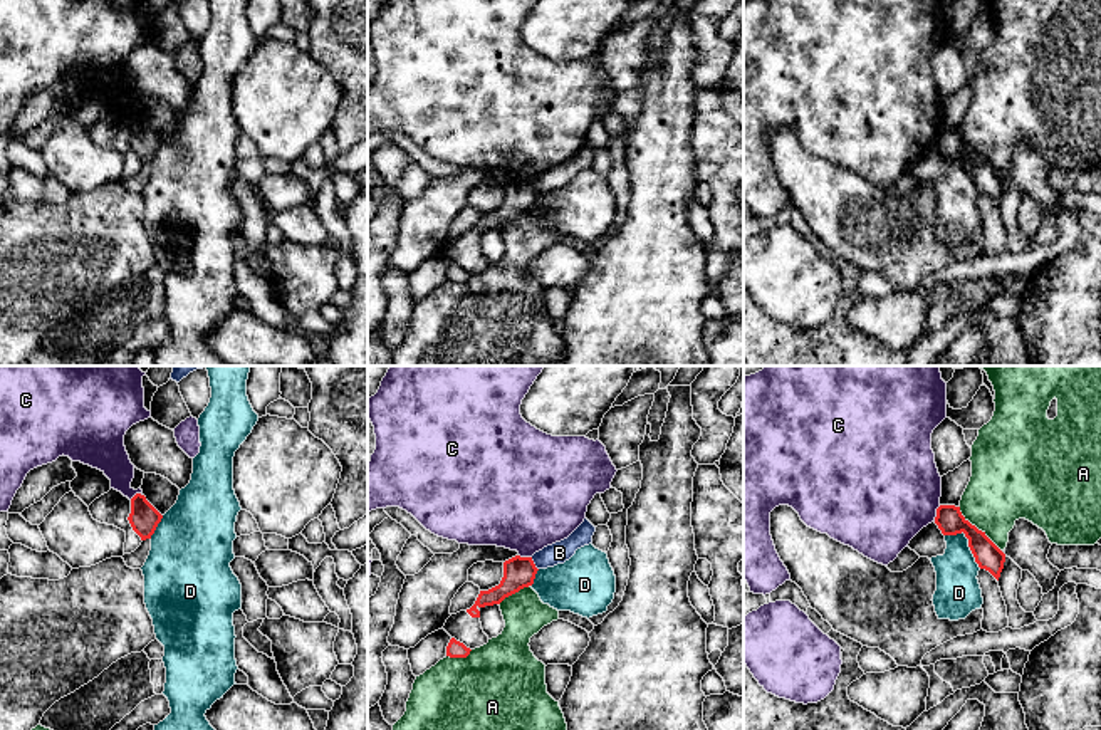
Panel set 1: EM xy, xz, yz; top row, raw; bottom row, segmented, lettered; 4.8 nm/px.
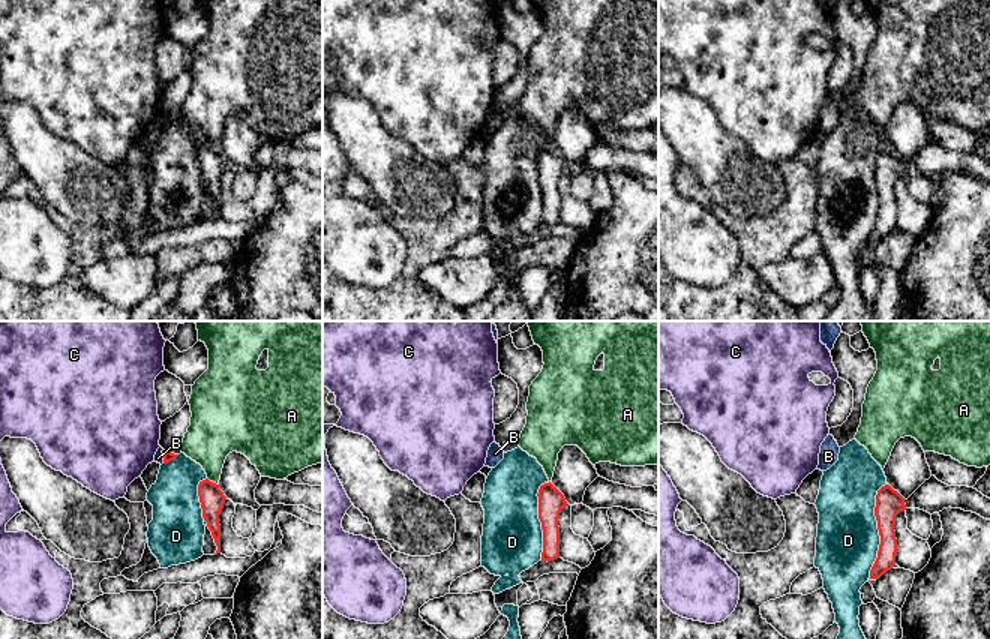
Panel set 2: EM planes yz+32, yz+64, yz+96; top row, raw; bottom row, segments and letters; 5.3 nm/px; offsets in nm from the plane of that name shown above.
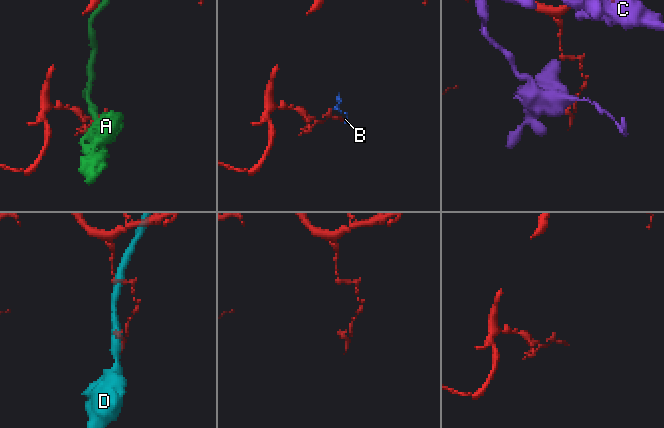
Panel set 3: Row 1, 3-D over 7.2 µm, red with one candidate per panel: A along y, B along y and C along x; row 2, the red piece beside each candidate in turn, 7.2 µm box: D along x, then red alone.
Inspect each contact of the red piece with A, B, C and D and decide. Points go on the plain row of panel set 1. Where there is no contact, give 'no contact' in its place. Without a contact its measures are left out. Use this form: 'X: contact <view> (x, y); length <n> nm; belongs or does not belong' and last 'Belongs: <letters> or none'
A: contact yz (977, 153); length 300 nm; does not belong
B: contact xz (534, 188); length 70 nm; does not belong
C: contact yz (937, 138); length 90 nm; does not belong
D: contact yz (969, 166); length 240 nm; does not belong
Belongs: none

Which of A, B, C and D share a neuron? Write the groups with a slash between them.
A / B / C / D

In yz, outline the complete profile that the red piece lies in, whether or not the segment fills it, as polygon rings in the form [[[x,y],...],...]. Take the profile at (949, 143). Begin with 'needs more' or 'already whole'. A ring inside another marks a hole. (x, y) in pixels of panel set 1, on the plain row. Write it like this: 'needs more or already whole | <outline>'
already whole | [[[940,129],[937,133],[935,148],[943,159],[963,156],[978,191],[989,195],[999,205],[1005,178],[985,159],[985,156],[978,154],[962,139],[960,131]]]

